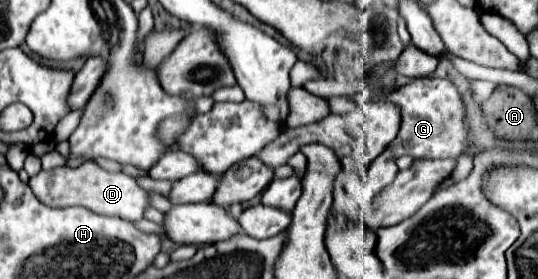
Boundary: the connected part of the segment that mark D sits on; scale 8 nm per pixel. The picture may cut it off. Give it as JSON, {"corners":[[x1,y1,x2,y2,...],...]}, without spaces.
{"corners":[[81,163,79,167,59,167,51,171,39,171,35,177,29,179,29,187,35,197,49,205,49,207,71,207,81,205,93,213,101,215,115,215,127,221,143,219,147,203,147,191,137,185,137,181,123,173,109,173,101,169,97,163]]}

